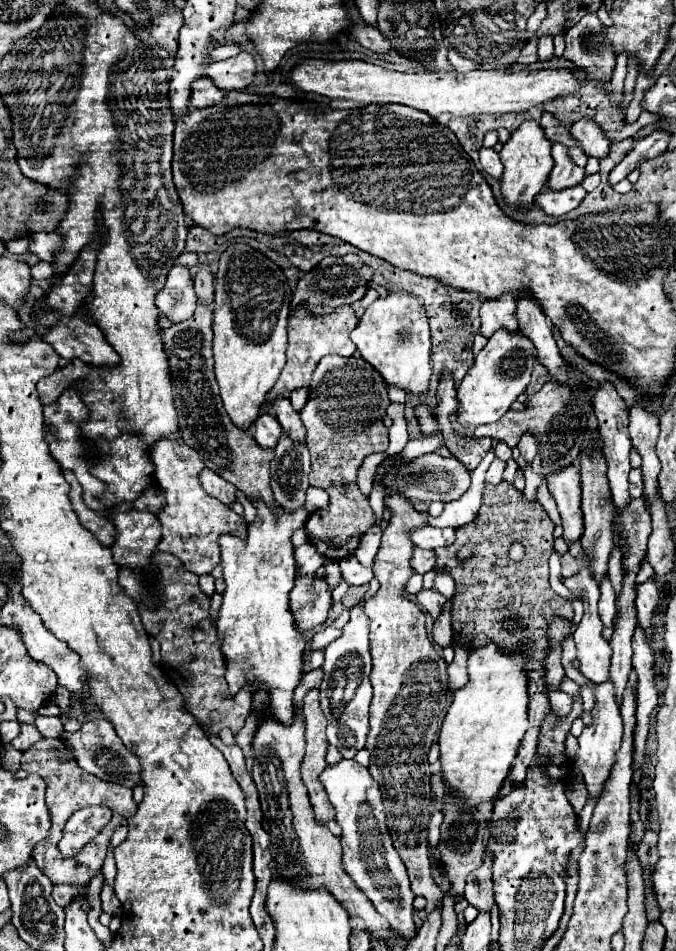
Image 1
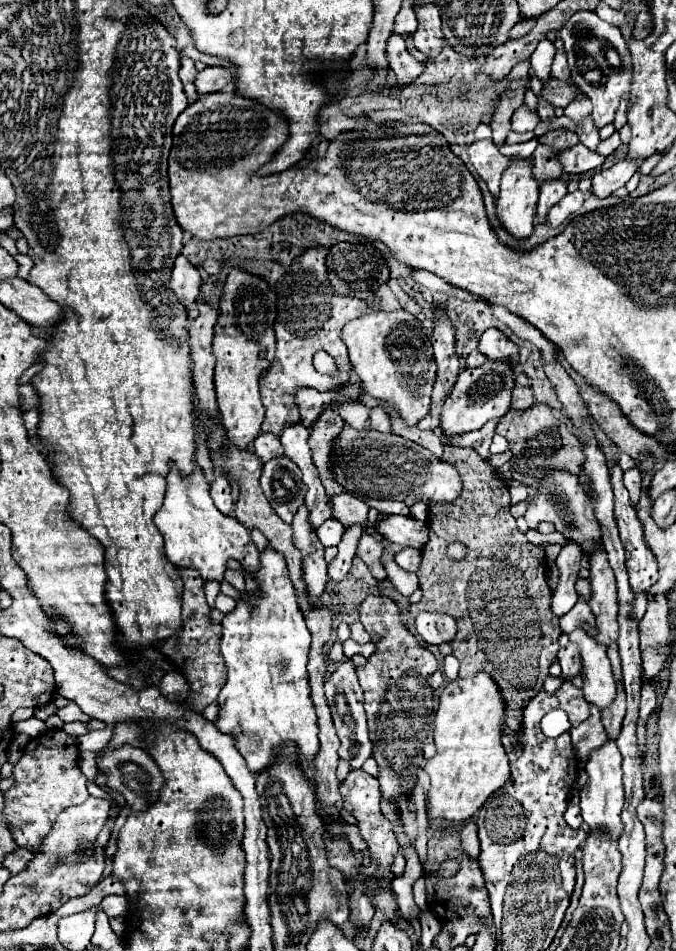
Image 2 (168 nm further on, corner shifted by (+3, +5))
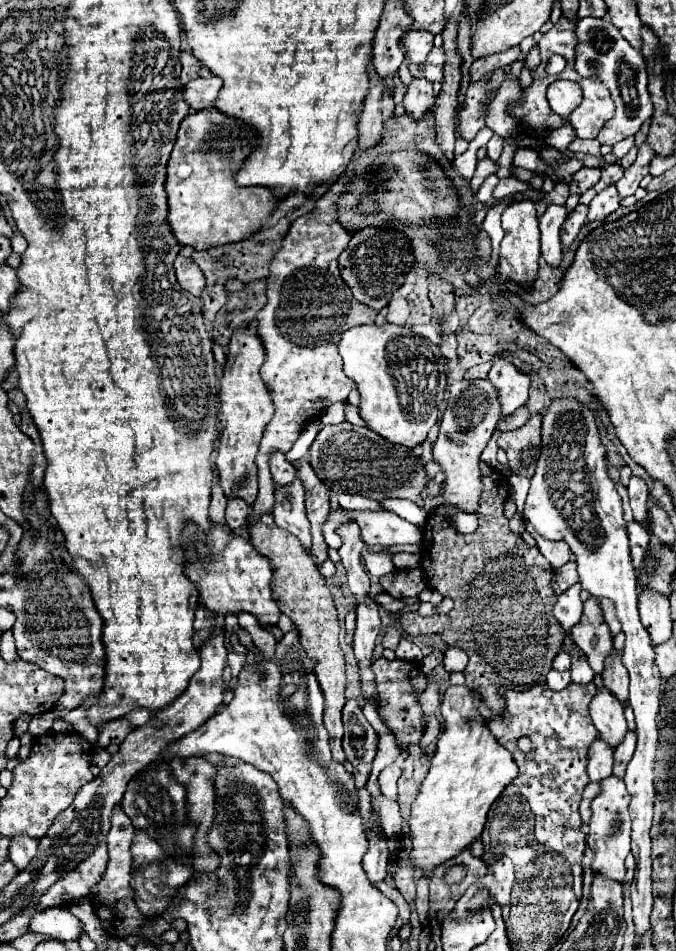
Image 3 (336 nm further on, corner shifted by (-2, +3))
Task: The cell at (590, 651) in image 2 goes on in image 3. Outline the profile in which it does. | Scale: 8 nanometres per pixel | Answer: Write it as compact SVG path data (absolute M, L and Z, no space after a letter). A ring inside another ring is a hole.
M600 687L590 701L590 717L600 733L600 737L612 747L620 737L624 737L624 729L628 729L624 719L622 703L608 691L608 687Z

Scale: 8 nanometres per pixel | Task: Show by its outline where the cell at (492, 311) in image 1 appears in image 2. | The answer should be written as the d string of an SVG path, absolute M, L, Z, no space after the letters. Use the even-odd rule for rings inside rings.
M487 329L481 335L479 347L477 347L487 359L509 359L511 367L517 367L519 363L519 351L513 341L509 341L499 329Z

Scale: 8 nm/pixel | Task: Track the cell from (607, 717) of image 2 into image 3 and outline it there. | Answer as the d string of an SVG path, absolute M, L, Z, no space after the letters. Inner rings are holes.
M628 731L624 735L624 739L620 741L620 745L616 745L616 749L614 749L614 775L616 777L624 777L624 769L628 765L628 761L632 759L634 747L636 747L636 733Z

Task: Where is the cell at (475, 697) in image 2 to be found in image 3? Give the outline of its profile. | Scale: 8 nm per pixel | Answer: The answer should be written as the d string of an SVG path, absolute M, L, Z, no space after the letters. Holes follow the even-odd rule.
M450 685L442 697L440 711L444 727L438 737L436 755L430 761L430 771L420 785L420 795L412 803L410 861L416 869L432 875L432 869L456 857L462 849L480 837L490 805L518 777L518 767L510 751L492 737L486 719L476 709L474 691L466 685Z

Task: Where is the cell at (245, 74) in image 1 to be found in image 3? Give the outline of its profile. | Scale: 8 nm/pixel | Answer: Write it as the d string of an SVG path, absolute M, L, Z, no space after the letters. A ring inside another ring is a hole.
M215 75L210 78L198 77L184 85L184 101L188 101L190 109L196 111L214 107L222 86L222 80Z

